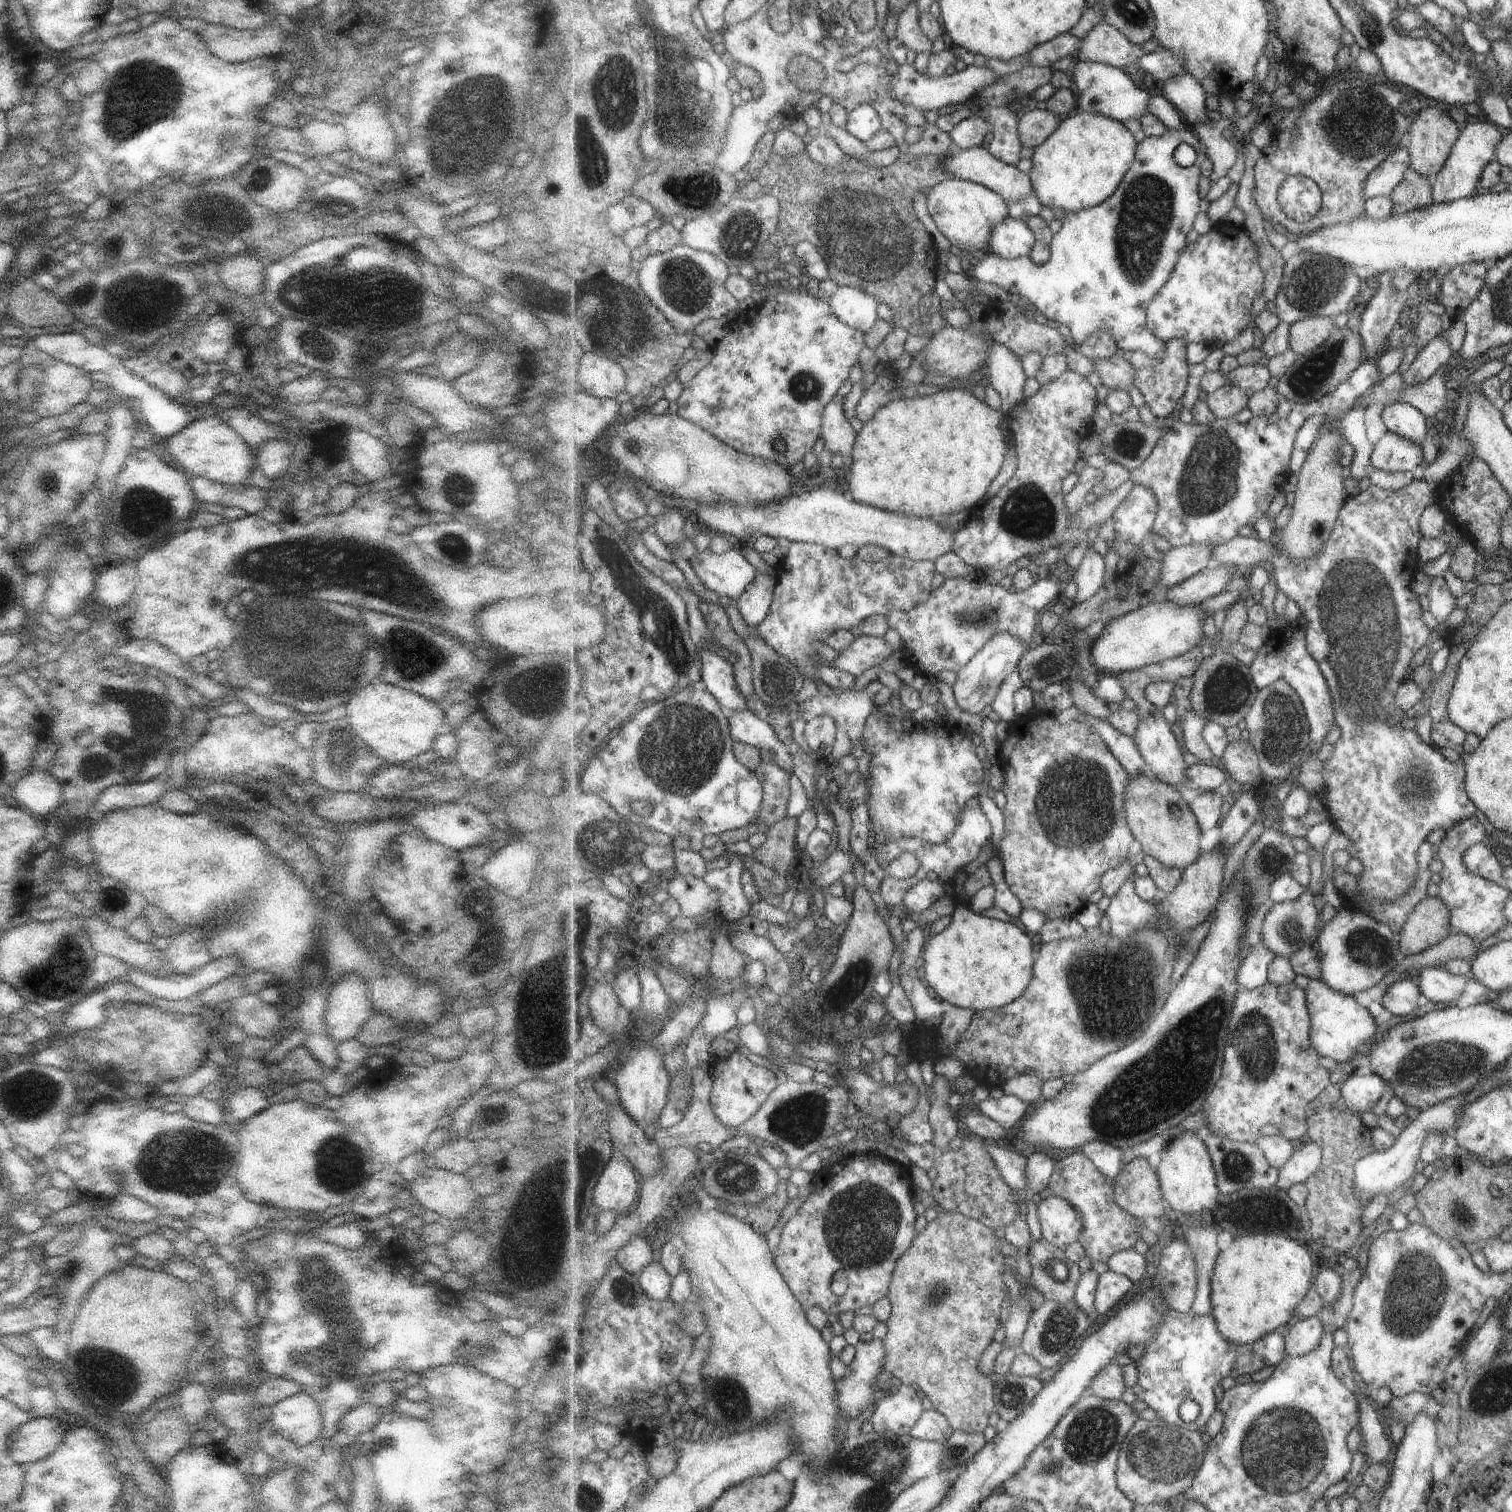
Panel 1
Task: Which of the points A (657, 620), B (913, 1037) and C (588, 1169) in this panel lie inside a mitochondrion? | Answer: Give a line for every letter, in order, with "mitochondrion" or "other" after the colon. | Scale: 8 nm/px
A: mitochondrion
B: other
C: other

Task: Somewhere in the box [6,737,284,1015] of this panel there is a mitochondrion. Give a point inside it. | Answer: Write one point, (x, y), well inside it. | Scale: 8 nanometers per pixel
(54, 981)

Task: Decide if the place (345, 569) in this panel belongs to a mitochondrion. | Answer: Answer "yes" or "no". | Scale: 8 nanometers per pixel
yes

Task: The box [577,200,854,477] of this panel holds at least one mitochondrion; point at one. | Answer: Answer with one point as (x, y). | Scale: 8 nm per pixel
(684, 287)

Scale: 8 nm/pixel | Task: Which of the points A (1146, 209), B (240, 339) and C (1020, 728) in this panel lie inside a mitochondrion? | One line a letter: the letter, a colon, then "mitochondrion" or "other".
A: mitochondrion
B: other
C: other

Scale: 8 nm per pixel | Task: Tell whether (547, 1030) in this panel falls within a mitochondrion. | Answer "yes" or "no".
yes

